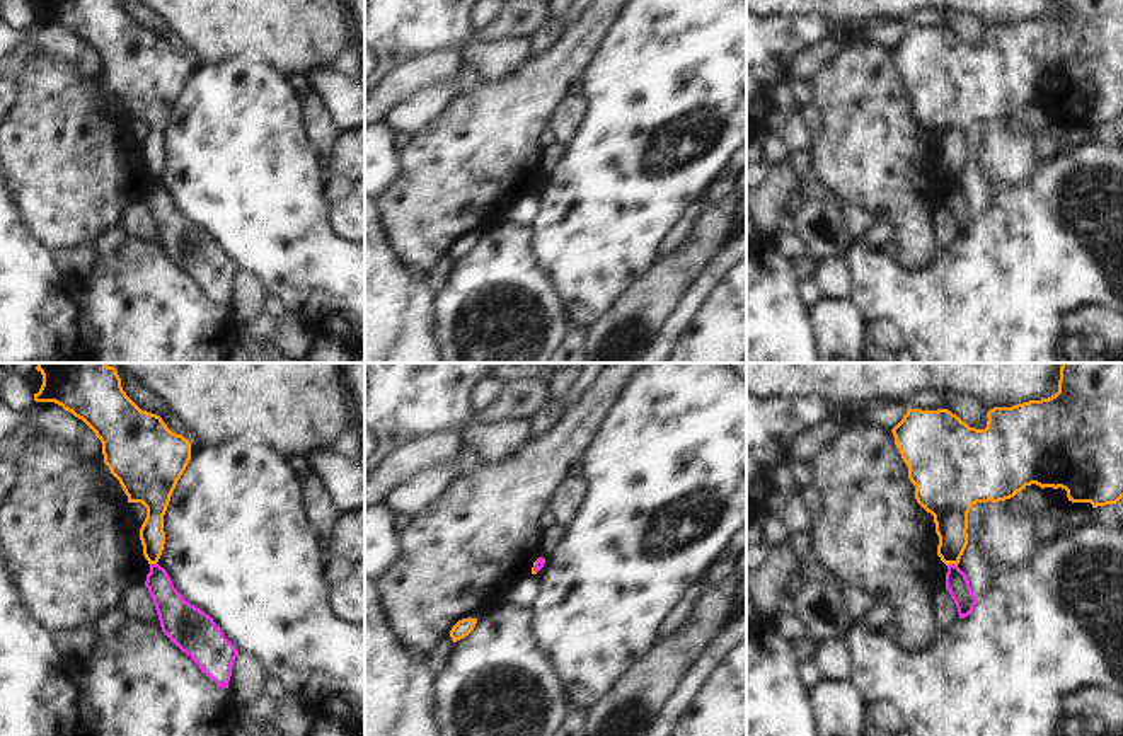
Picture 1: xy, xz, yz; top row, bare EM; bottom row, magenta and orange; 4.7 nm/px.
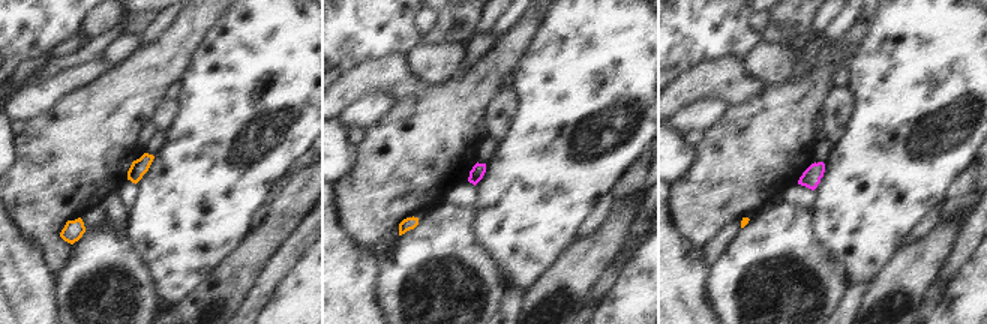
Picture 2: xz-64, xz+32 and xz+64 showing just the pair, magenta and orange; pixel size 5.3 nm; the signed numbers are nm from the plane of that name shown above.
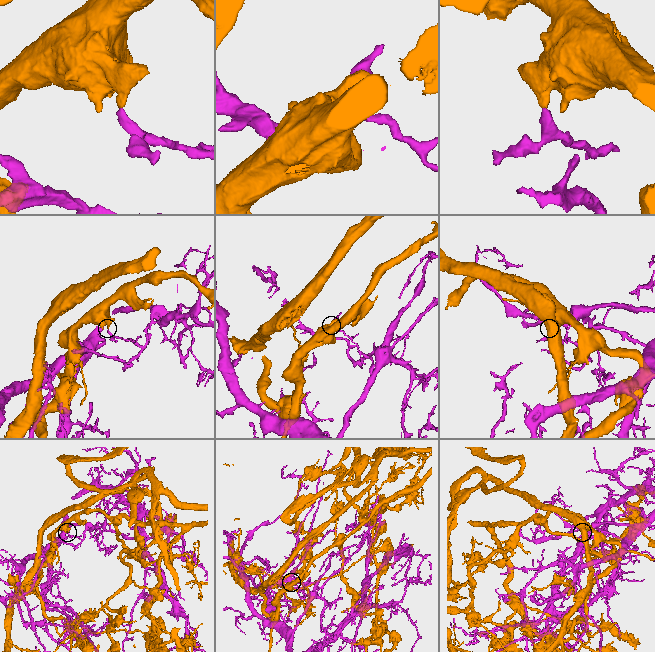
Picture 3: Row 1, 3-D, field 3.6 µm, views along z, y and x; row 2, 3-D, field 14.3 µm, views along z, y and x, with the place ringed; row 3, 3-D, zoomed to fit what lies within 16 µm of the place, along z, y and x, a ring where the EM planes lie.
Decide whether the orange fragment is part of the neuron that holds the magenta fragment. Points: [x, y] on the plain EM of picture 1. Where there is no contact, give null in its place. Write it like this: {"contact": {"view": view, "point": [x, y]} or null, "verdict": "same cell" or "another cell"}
{"contact": {"view": "yz", "point": [951, 183]}, "verdict": "another cell"}

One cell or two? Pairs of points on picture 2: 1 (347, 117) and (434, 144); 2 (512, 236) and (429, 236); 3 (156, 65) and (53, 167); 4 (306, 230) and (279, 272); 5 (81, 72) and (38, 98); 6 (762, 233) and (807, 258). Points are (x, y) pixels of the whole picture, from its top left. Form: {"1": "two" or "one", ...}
{"1": "two", "2": "two", "3": "one", "4": "one", "5": "one", "6": "one"}

